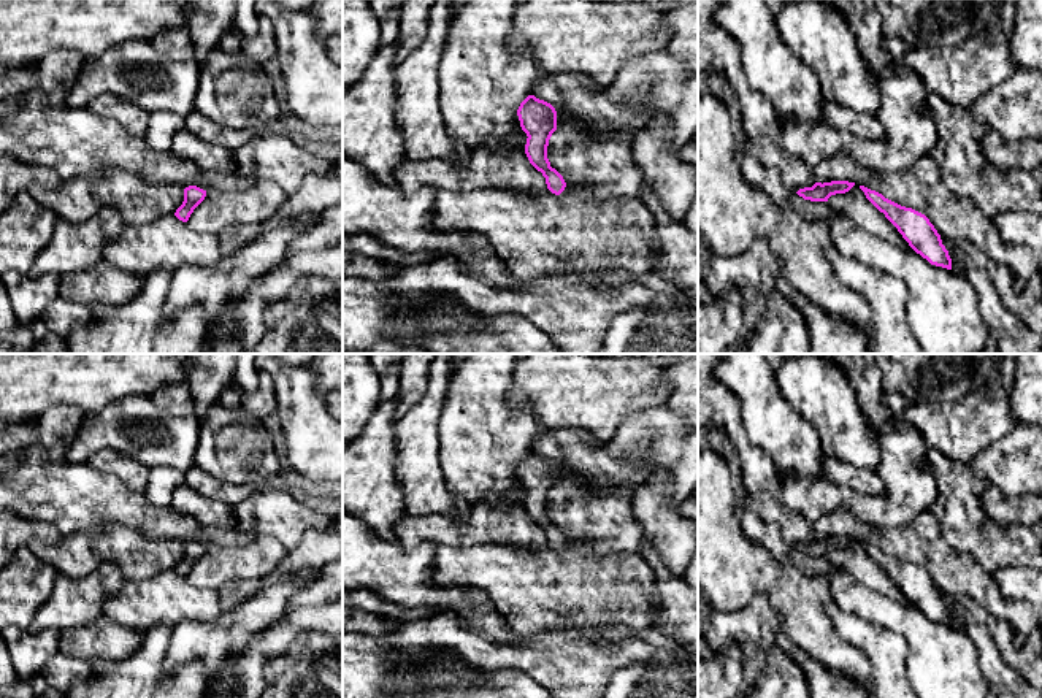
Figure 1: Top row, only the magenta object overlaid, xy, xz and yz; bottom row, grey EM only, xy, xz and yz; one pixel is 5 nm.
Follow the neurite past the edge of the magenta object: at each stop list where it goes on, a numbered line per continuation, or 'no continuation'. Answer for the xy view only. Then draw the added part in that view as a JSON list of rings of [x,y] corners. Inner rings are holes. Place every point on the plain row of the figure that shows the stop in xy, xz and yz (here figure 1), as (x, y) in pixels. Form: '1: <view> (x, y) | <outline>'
no continuation

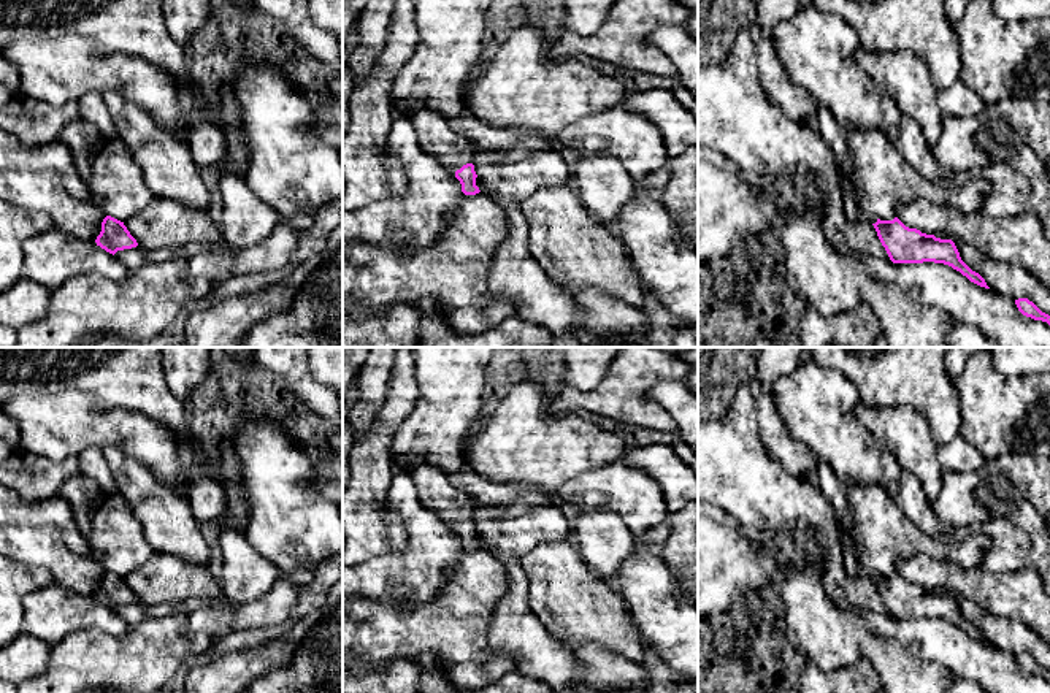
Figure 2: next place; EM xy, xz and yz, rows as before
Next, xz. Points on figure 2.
1: xz (435, 492) | [[[417,469],[411,476],[417,487],[420,503],[452,528],[473,517],[474,500],[457,490],[447,474]]]

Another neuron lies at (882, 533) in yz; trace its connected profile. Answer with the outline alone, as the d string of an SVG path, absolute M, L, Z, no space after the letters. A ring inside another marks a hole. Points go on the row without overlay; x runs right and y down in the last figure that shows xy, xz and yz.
M839 481L845 493L845 514L836 519L839 531L847 531L856 547L860 565L880 576L893 576L899 560L915 555L952 560L964 569L983 565L991 541L974 534L958 544L941 544L925 534L901 511L883 488L856 481Z

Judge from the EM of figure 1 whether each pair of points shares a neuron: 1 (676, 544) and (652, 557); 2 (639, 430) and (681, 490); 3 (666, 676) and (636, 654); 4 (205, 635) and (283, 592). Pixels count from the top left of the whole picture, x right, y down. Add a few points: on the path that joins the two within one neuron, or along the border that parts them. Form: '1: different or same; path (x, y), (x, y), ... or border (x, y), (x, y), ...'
1: different; border (644, 535), (660, 560), (681, 578)
2: same; path (655, 440), (681, 465), (681, 475)
3: different; border (652, 657), (628, 663), (611, 678)
4: same; path (224, 635), (264, 608)

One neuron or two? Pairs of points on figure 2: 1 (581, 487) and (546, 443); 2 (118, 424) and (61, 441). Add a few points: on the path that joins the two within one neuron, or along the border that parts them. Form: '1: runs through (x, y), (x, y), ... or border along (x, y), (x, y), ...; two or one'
1: border along (609, 465), (582, 473), (567, 481), (555, 492); two
2: runs through (103, 428), (75, 428); one

